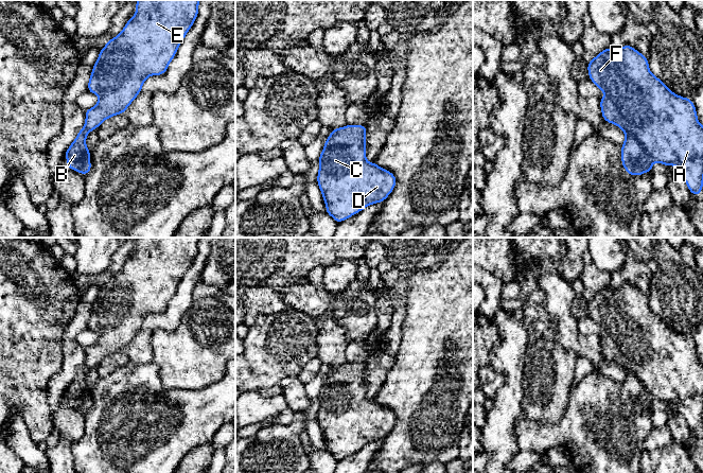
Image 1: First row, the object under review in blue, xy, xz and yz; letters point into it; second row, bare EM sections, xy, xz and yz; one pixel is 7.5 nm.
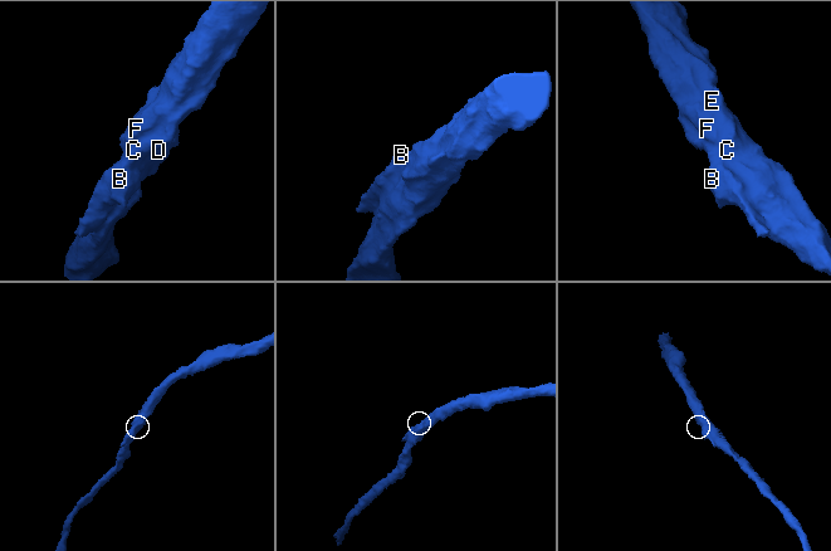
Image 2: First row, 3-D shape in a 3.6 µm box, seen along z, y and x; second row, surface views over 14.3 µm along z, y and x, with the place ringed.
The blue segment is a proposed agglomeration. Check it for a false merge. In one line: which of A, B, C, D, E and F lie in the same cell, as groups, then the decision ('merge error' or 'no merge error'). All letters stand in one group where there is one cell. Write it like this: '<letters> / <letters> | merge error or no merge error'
A B C D E F | no merge error

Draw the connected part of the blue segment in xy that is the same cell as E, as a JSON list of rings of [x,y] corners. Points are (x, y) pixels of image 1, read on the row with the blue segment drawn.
[[[137,0],[137,13],[127,21],[122,32],[115,38],[109,39],[101,49],[98,60],[92,68],[88,82],[88,92],[99,94],[98,104],[85,110],[86,122],[78,132],[75,140],[71,143],[64,157],[68,160],[67,168],[75,170],[86,176],[92,169],[90,164],[90,150],[86,146],[86,136],[93,129],[99,128],[102,122],[108,118],[124,113],[127,107],[140,93],[144,81],[151,75],[162,75],[166,72],[169,64],[175,57],[184,36],[192,28],[198,15],[200,0]]]

